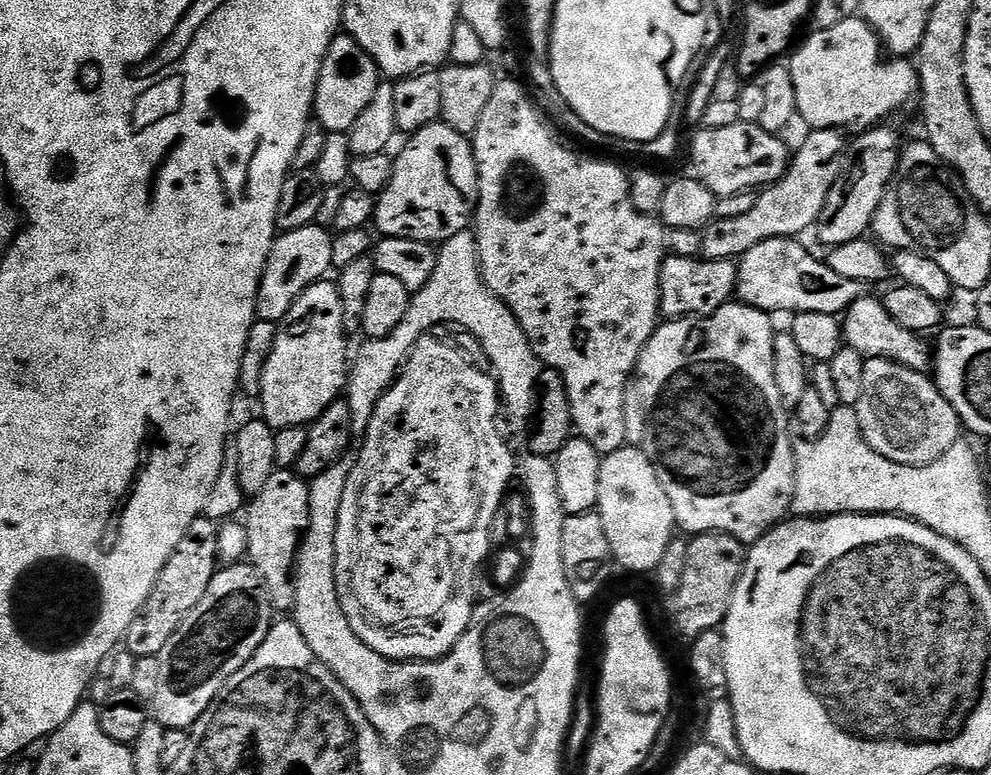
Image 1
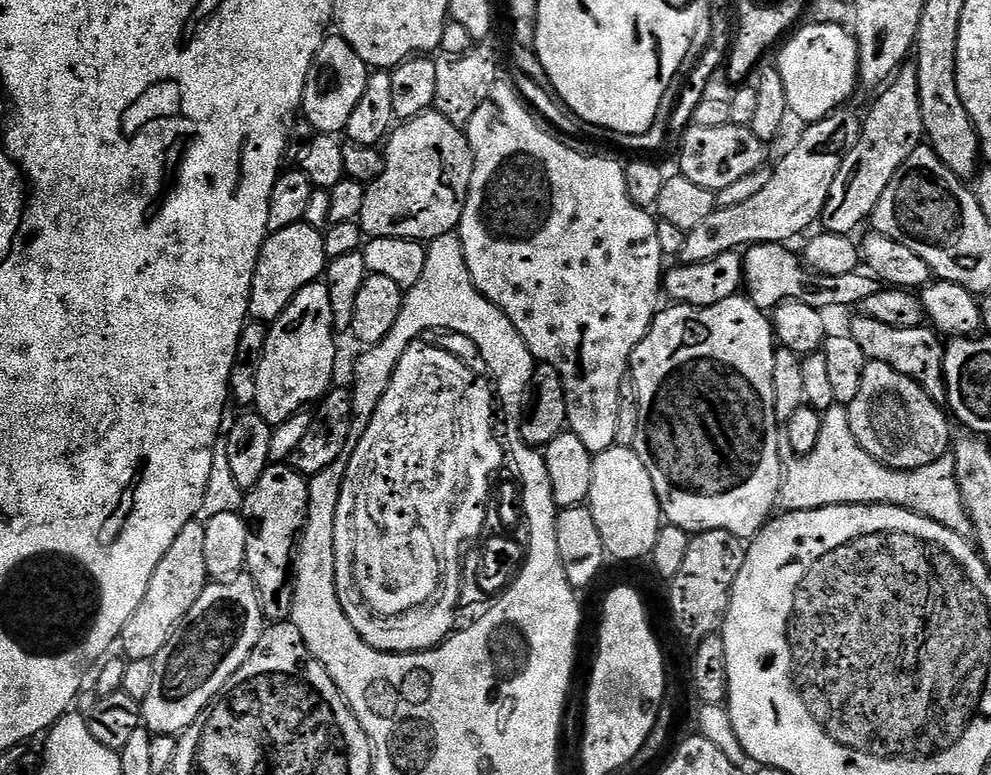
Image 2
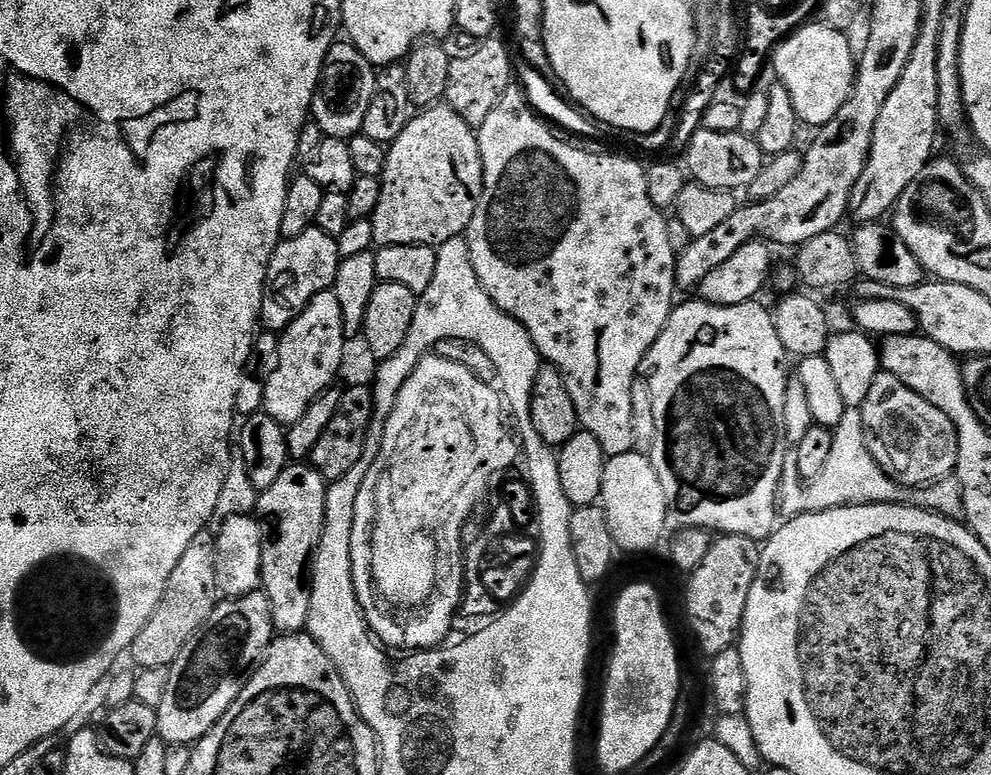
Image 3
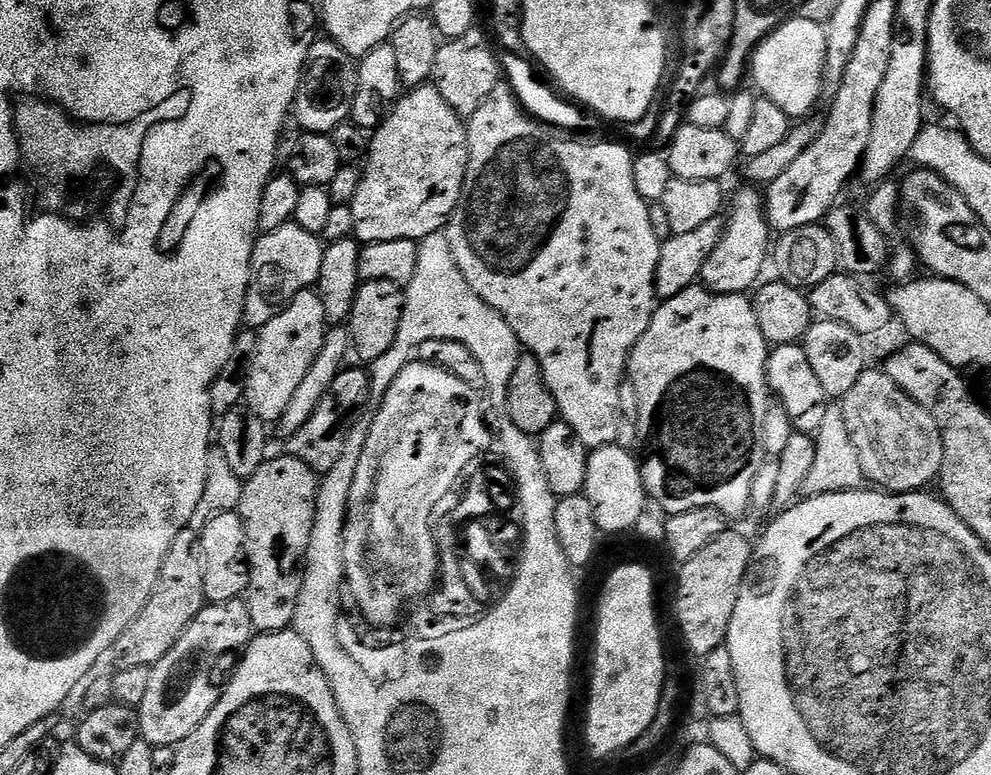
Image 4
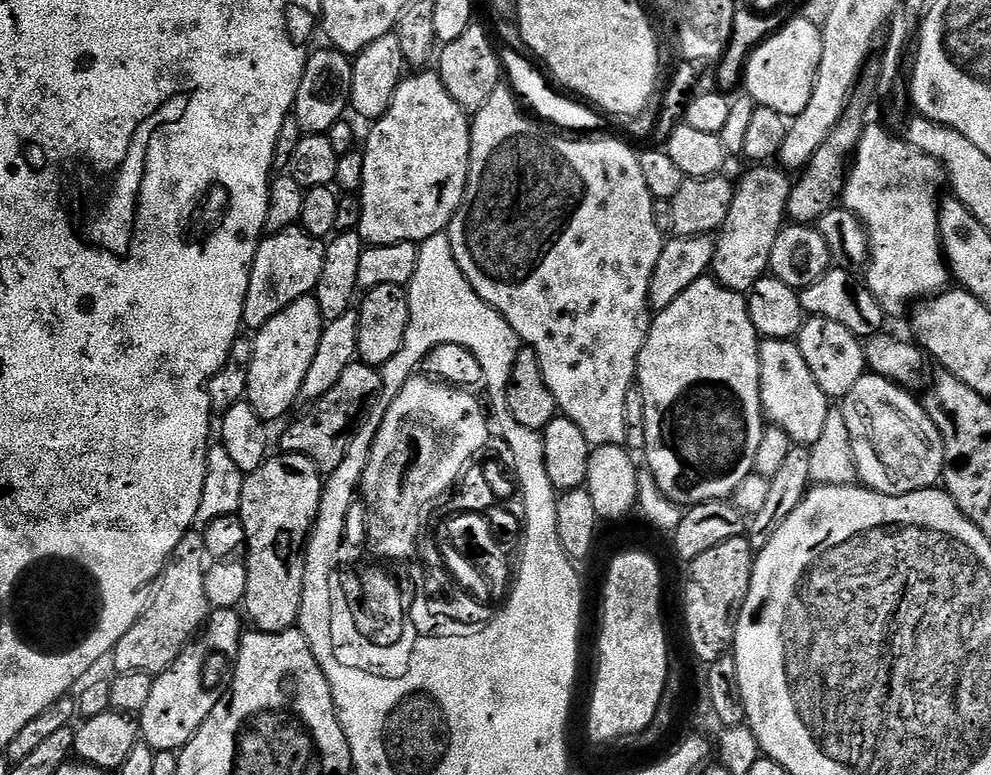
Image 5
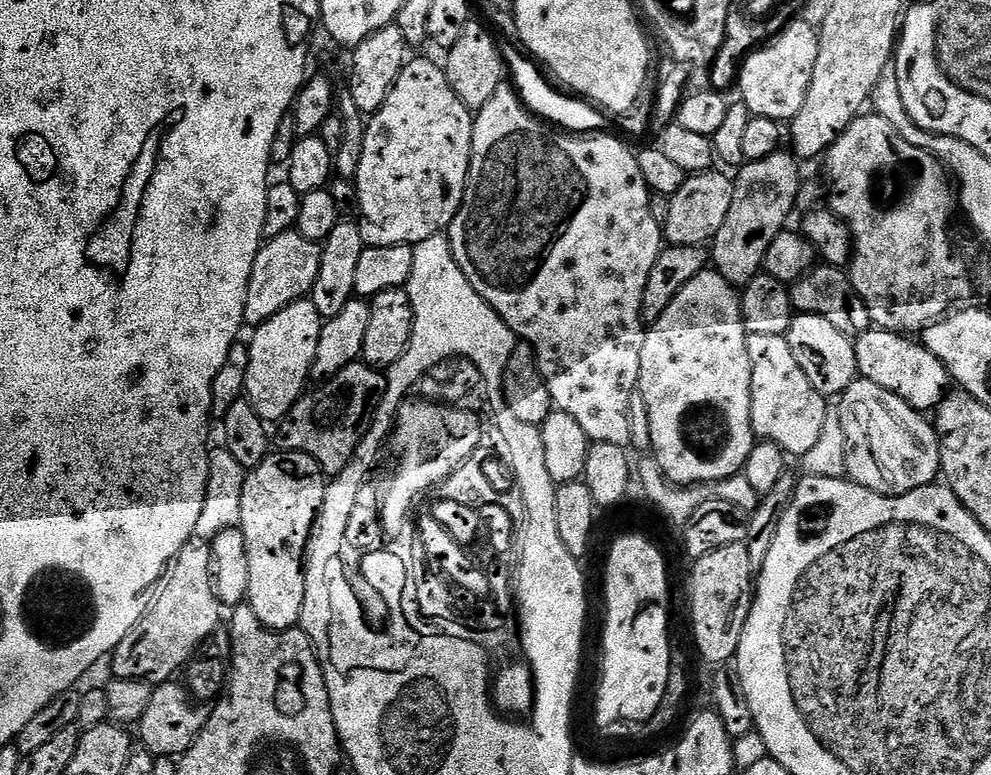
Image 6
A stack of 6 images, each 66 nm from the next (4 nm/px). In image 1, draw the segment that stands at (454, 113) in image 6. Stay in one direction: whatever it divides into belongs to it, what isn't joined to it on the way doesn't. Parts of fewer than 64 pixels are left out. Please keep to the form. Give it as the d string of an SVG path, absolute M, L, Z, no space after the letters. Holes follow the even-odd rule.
M437 122L434 124L428 124L426 127L411 133L407 137L408 145L400 152L400 157L395 157L392 165L392 177L388 184L384 188L383 192L379 193L376 200L376 214L374 217L374 228L380 231L381 237L393 236L394 238L410 238L411 240L417 240L418 242L426 242L433 246L439 246L444 243L445 240L454 238L454 234L465 231L473 223L474 213L476 211L476 197L480 195L478 190L478 178L476 177L476 157L472 154L472 146L469 137L463 136L461 132L455 132L450 125L443 122Z

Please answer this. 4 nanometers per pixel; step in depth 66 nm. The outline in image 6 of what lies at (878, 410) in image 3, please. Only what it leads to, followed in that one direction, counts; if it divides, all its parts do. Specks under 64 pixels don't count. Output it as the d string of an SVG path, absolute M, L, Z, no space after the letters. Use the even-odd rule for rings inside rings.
M857 378L844 391L844 395L839 397L838 404L840 404L838 415L842 434L846 438L844 471L847 479L883 496L901 496L910 490L918 490L927 484L937 483L941 475L940 438L925 413L914 411L902 398L898 398L898 394L890 390L882 390L882 386L863 378Z

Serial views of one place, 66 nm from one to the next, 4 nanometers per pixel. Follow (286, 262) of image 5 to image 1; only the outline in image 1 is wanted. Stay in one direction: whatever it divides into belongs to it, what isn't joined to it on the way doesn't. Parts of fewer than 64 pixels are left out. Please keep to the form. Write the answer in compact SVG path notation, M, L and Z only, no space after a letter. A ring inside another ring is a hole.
M309 226L277 235L260 279L260 292L256 296L257 317L273 322L283 320L290 306L310 285L329 275L327 272L332 268L331 249L332 236L324 226Z

